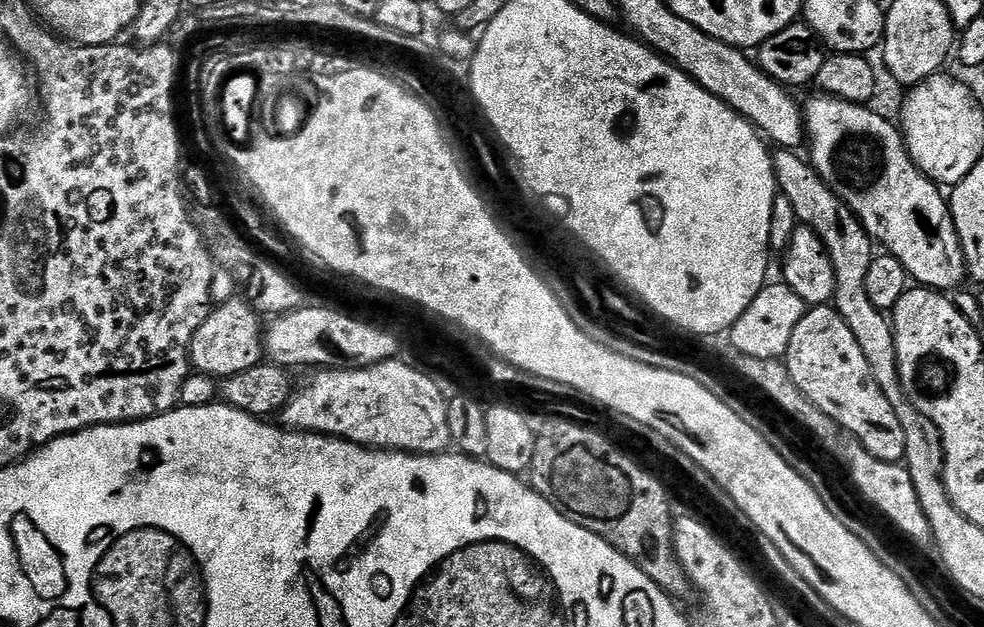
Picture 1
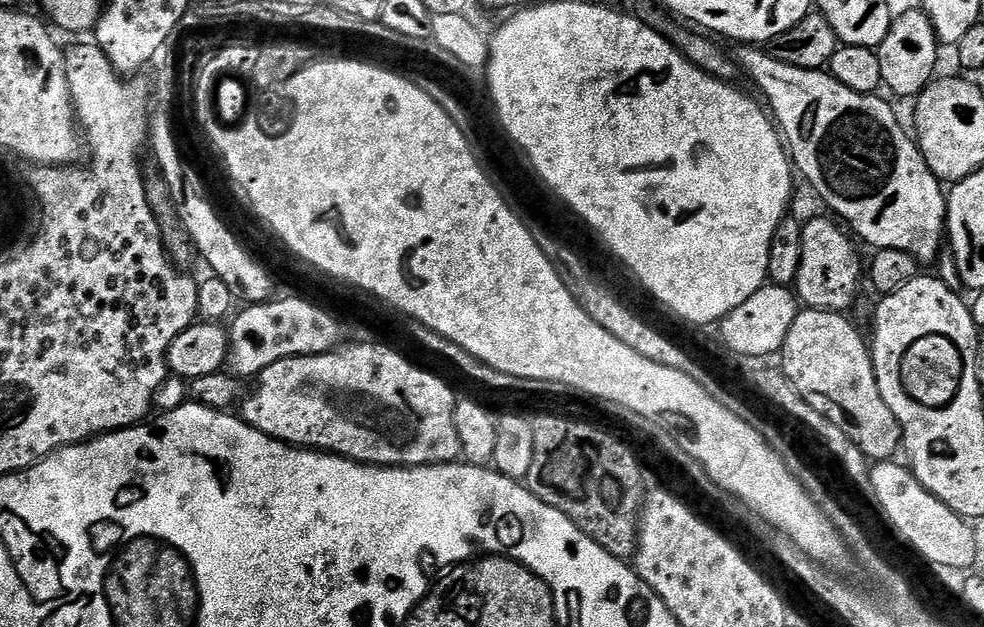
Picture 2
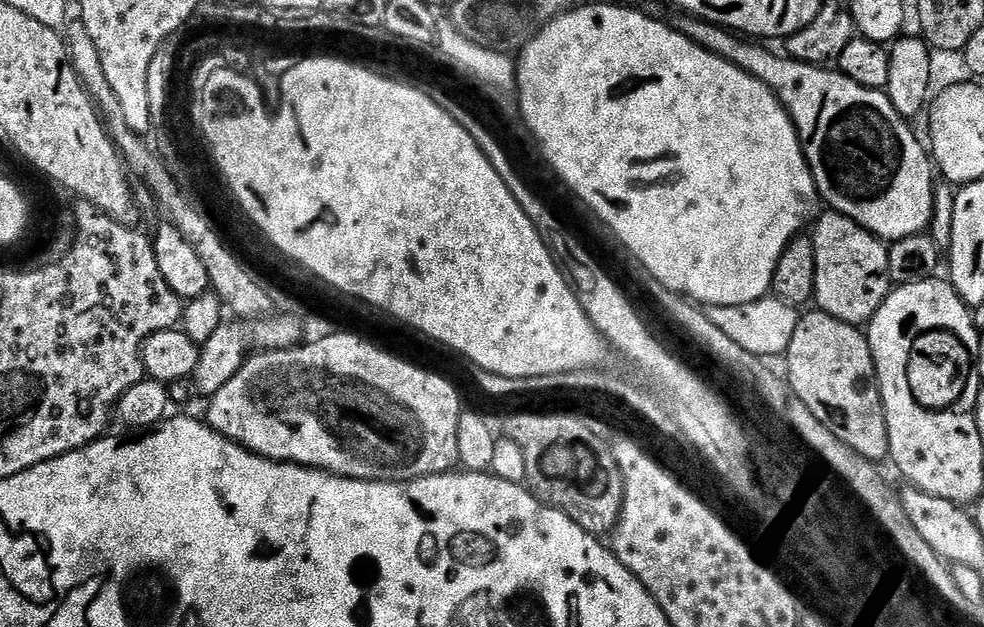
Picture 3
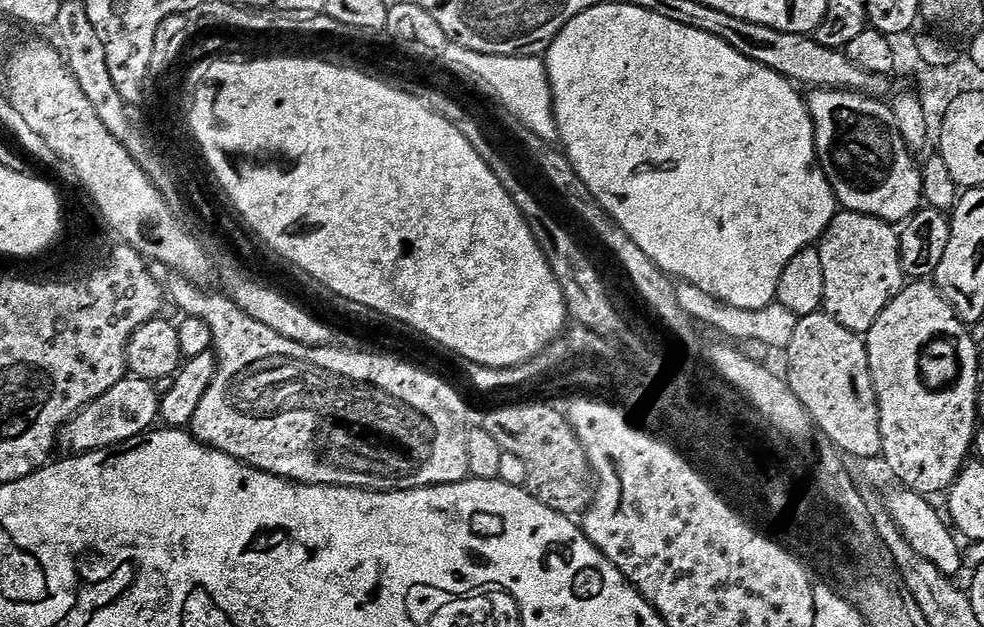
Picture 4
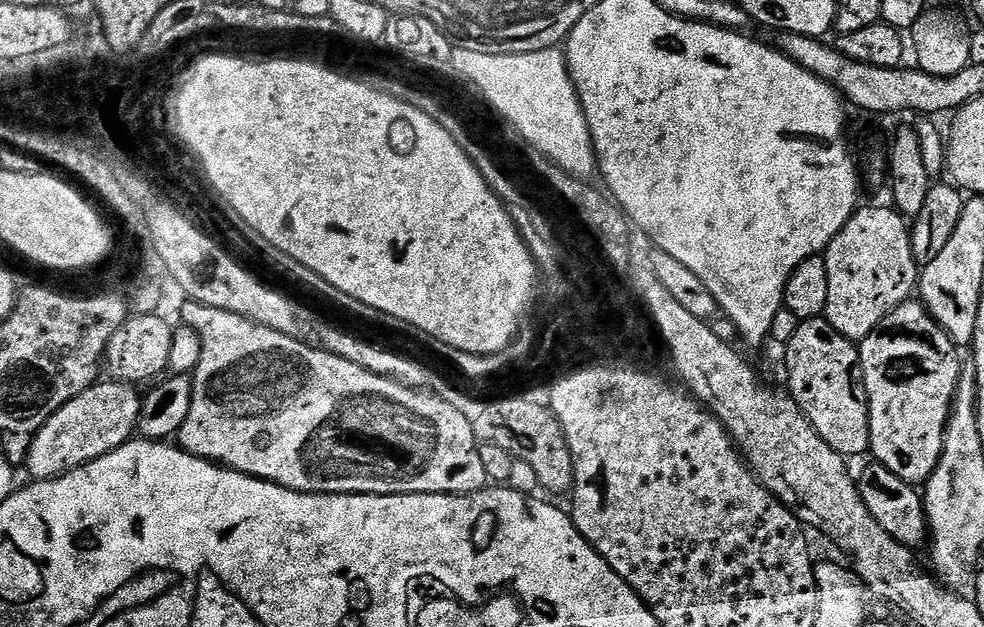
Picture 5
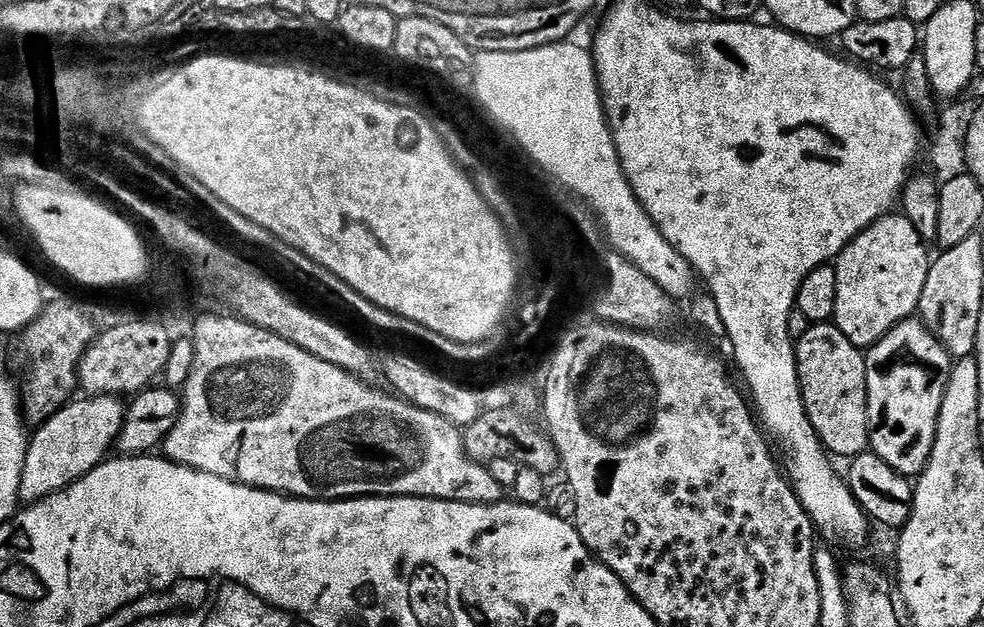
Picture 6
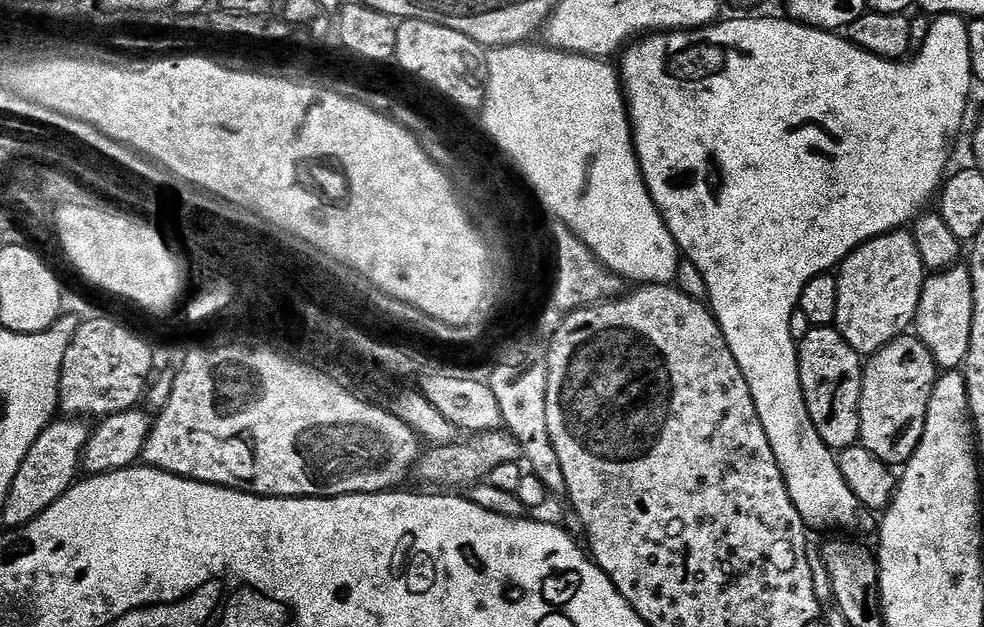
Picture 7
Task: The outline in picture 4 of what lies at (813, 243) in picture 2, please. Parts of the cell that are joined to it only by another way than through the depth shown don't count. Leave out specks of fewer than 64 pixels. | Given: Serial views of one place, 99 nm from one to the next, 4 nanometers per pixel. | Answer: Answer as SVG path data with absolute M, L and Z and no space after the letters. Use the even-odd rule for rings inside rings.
M840 210L820 237L818 247L826 285L823 311L846 330L867 334L878 314L906 286L899 231L885 220Z

